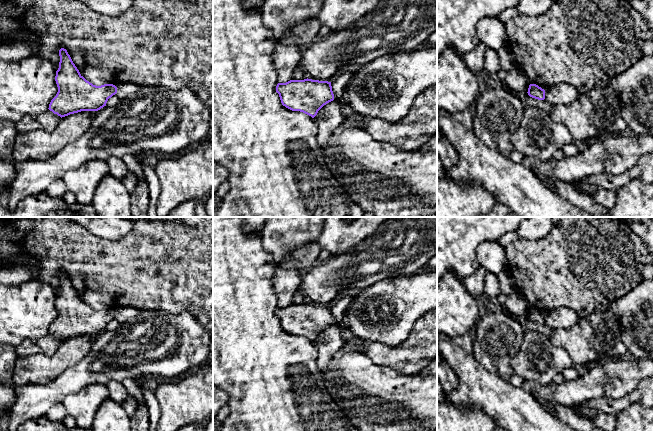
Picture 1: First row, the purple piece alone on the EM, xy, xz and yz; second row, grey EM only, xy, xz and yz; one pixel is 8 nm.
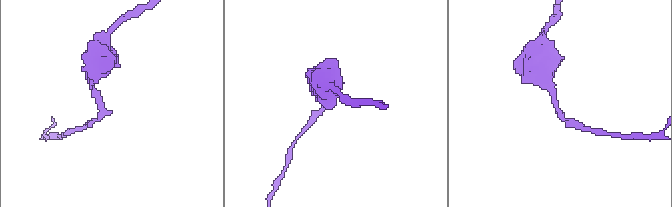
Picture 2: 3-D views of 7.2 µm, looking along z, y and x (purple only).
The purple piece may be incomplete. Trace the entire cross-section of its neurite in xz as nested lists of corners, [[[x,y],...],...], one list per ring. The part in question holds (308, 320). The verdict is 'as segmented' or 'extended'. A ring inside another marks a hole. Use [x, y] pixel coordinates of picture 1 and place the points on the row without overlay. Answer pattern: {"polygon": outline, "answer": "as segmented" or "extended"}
{"polygon": [[[308,302],[278,307],[276,316],[283,330],[292,335],[303,336],[312,342],[324,329],[334,324],[331,306]]], "answer": "as segmented"}

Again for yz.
{"polygon": [[[530,308],[527,317],[532,322],[535,322],[538,324],[545,323],[545,314],[536,308]]], "answer": "as segmented"}

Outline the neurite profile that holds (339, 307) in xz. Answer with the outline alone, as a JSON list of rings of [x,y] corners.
[[[347,291],[342,297],[340,297],[331,305],[332,315],[334,318],[333,325],[341,330],[341,337],[345,343],[355,343],[359,347],[359,352],[363,353],[364,345],[358,341],[358,339],[352,334],[352,332],[346,327],[346,324],[343,322],[344,314],[352,301],[353,295],[354,292]]]

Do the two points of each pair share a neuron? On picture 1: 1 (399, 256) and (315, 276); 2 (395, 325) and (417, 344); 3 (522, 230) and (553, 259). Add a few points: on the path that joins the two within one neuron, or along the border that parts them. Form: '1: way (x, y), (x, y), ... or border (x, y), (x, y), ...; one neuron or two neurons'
1: way (378, 257), (352, 271), (343, 272), (336, 276); one neuron
2: border (421, 316), (401, 342), (395, 345), (385, 344); two neurons
3: border (552, 227), (544, 237), (538, 239), (519, 238); two neurons

